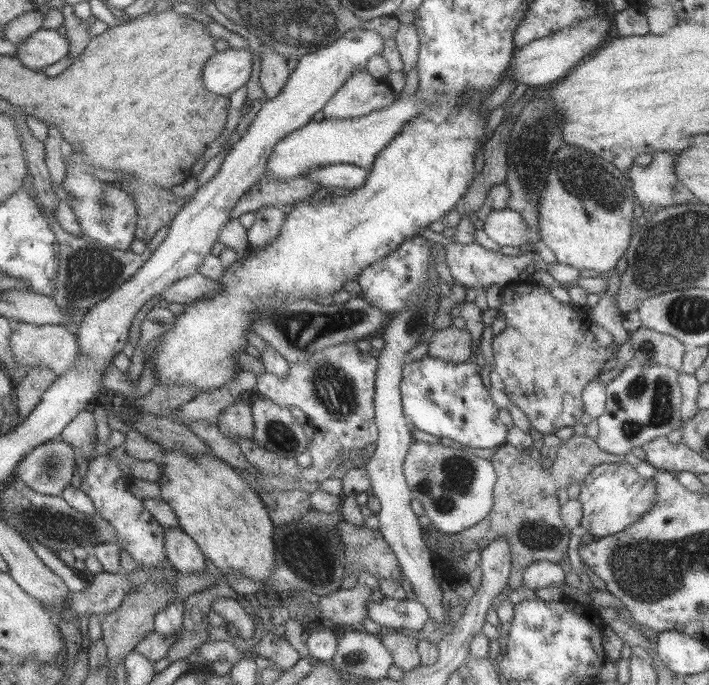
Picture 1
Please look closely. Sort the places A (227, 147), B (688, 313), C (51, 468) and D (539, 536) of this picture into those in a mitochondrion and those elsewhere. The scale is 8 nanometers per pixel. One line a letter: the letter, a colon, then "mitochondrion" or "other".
A: other
B: mitochondrion
C: mitochondrion
D: mitochondrion

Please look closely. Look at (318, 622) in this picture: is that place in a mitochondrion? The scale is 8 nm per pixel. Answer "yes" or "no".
no

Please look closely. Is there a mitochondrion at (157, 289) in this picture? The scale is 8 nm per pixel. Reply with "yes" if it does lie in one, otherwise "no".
no

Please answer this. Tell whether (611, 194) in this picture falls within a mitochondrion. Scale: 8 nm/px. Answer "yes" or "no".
yes

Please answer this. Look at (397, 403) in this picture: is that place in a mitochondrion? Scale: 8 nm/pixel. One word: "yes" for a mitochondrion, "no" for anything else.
no

